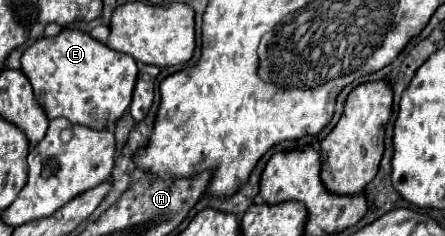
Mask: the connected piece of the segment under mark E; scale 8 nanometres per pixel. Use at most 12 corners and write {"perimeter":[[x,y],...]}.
{"perimeter":[[64,29],[22,55],[48,119],[112,129],[138,65]]}

